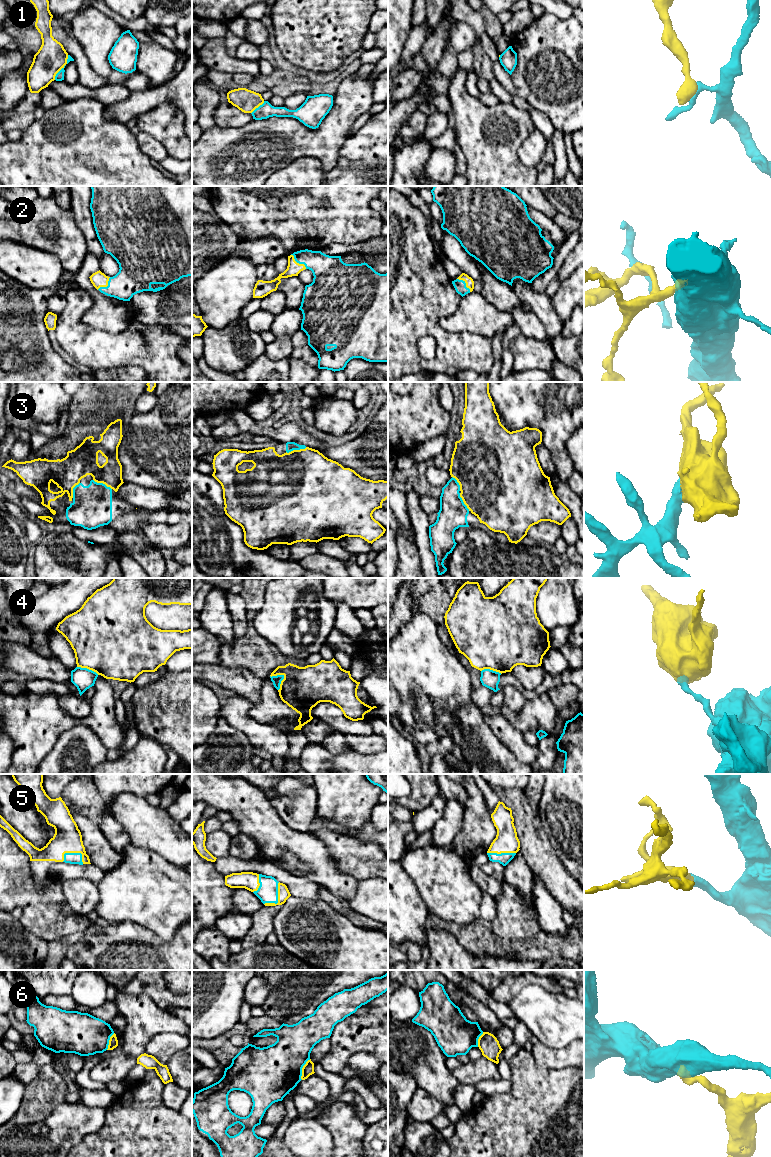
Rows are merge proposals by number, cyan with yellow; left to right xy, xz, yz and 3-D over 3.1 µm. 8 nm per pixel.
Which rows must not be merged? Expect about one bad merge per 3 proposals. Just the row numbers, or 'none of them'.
1, 4, 6

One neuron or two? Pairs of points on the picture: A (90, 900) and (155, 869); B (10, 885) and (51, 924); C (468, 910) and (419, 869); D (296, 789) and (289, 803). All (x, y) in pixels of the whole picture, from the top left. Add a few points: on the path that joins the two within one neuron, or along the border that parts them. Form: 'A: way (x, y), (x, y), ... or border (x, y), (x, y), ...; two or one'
A: border (96, 882), (98, 903), (92, 911); two
B: way (20, 893), (41, 914); one
C: way (455, 897), (447, 889), (446, 883), (432, 871); one
D: border (305, 787), (299, 794), (280, 795); two

